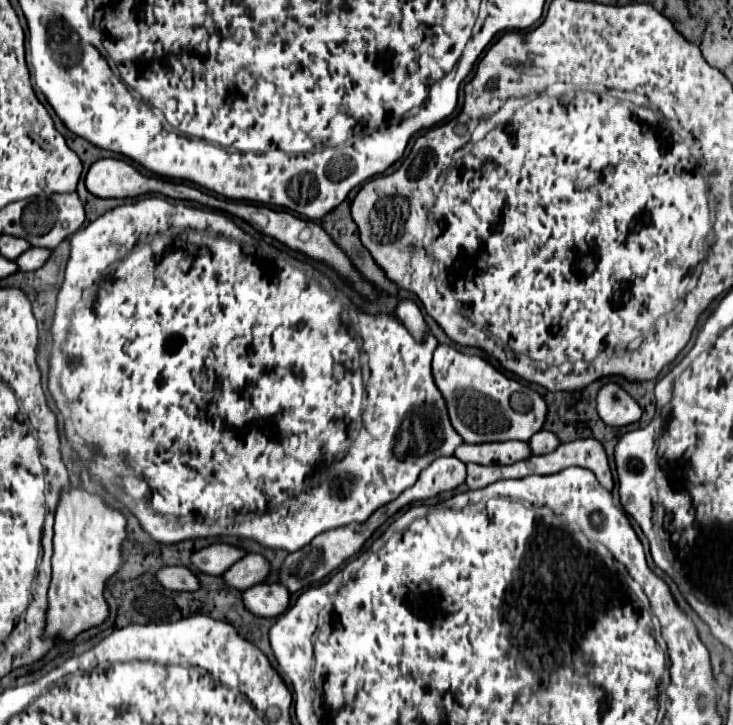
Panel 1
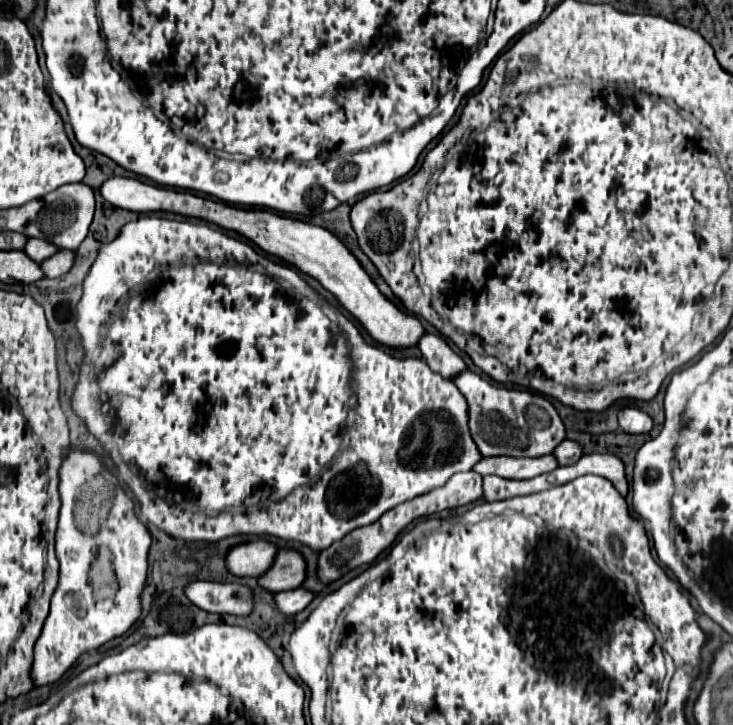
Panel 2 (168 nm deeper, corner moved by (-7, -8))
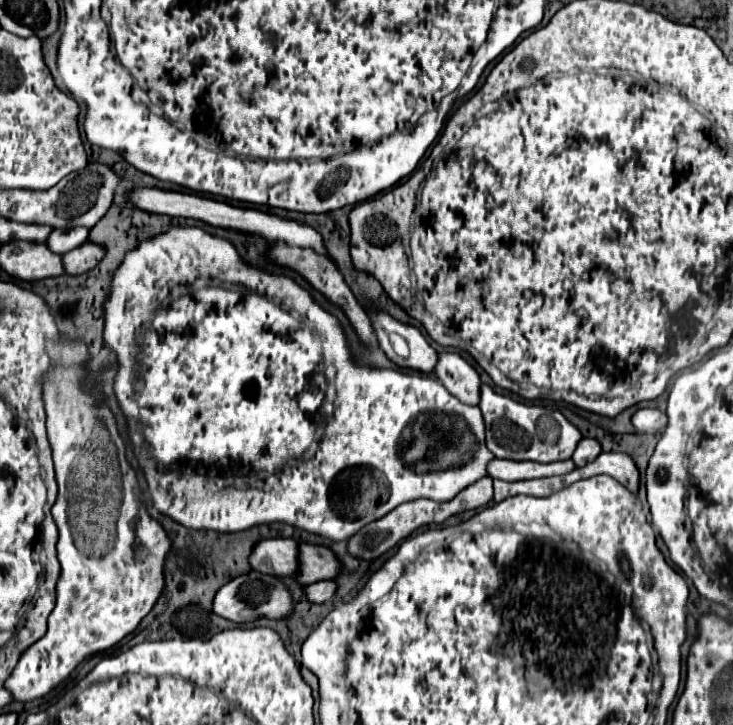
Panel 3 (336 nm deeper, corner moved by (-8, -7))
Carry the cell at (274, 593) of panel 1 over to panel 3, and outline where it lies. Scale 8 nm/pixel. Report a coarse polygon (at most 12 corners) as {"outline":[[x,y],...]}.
{"outline":[[317,581],[305,587],[305,597],[311,603],[327,603],[337,585]]}

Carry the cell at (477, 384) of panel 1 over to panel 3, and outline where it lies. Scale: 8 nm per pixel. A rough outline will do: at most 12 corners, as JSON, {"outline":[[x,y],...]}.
{"outline":[[481,385],[499,459],[569,459],[581,433],[559,411]]}

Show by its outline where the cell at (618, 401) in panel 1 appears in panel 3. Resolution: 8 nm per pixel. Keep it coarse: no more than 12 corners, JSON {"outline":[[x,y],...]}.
{"outline":[[639,409],[631,417],[637,433],[665,429],[667,415]]}

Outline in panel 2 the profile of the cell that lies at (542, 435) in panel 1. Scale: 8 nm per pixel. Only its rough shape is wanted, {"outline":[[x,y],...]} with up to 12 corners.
{"outline":[[574,440],[562,442],[554,456],[560,466],[576,464],[582,446]]}

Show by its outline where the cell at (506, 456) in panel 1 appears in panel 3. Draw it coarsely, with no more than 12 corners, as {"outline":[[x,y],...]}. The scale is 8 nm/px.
{"outline":[[493,459],[493,479],[519,481],[573,471],[571,459],[553,463]]}

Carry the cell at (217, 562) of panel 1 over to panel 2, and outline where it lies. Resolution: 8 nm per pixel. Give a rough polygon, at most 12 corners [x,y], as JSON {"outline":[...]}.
{"outline":[[266,540],[234,546],[228,570],[254,576],[270,570],[278,546]]}

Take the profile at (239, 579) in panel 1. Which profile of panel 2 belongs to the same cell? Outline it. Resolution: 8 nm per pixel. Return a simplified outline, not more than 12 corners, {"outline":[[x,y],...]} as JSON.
{"outline":[[282,548],[274,566],[258,578],[270,592],[302,586],[306,560]]}

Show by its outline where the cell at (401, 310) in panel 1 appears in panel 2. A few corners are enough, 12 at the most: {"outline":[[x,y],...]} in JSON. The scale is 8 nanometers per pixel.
{"outline":[[440,336],[420,340],[430,370],[454,380],[468,368]]}

